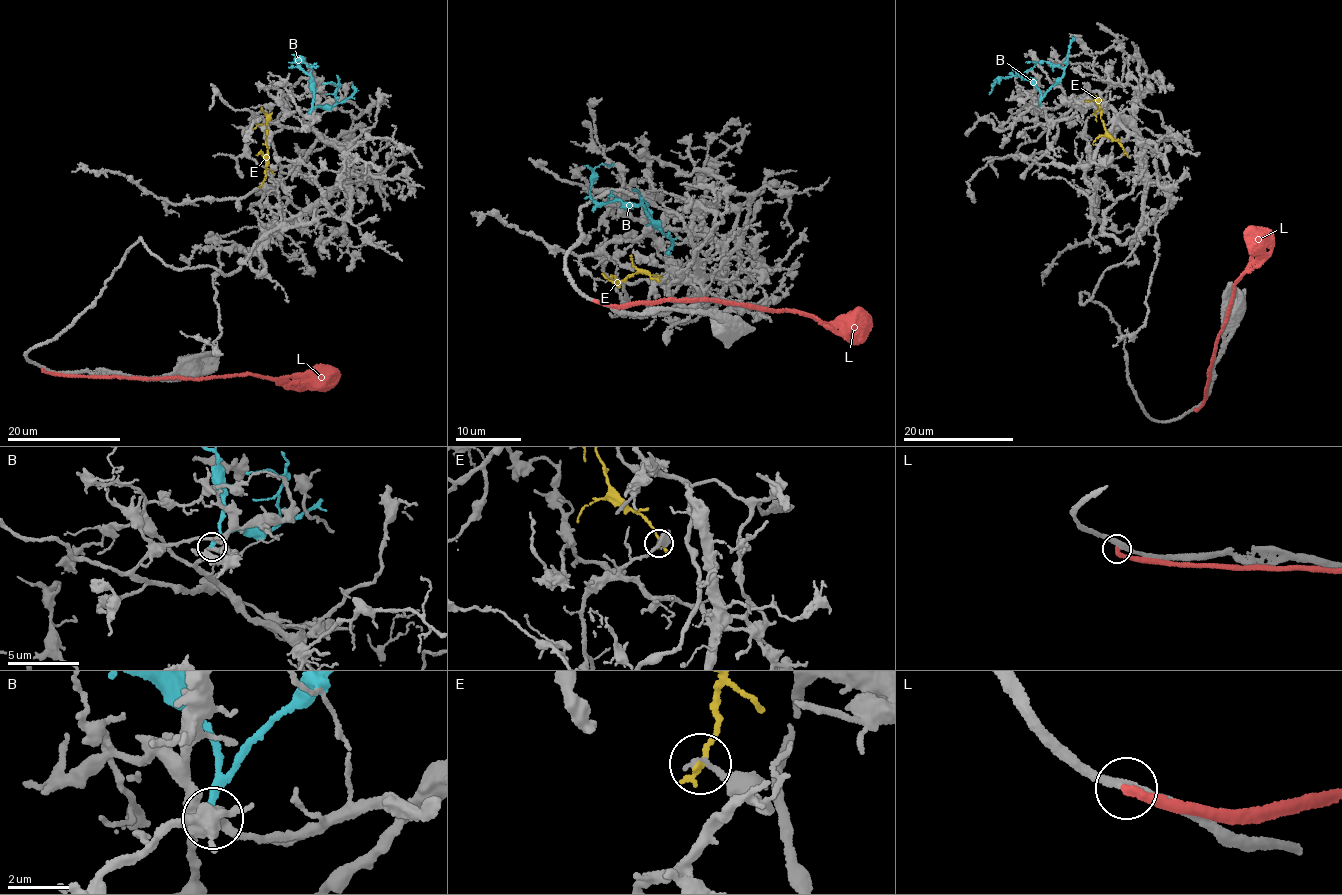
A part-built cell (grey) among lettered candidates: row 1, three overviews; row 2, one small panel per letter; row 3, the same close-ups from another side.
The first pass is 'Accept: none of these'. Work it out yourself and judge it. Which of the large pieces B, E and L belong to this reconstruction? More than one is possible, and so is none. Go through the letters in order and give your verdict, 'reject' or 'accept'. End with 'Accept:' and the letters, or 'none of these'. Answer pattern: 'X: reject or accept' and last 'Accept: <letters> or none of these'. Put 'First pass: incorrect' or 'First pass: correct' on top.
First pass: correct
B: reject
E: reject
L: reject
Accept: none of these

